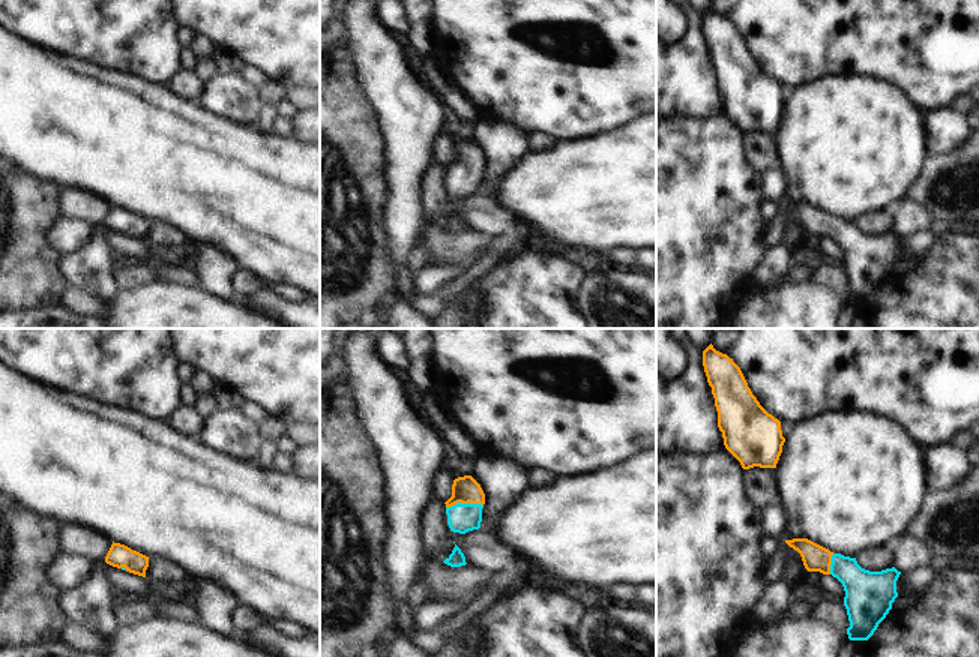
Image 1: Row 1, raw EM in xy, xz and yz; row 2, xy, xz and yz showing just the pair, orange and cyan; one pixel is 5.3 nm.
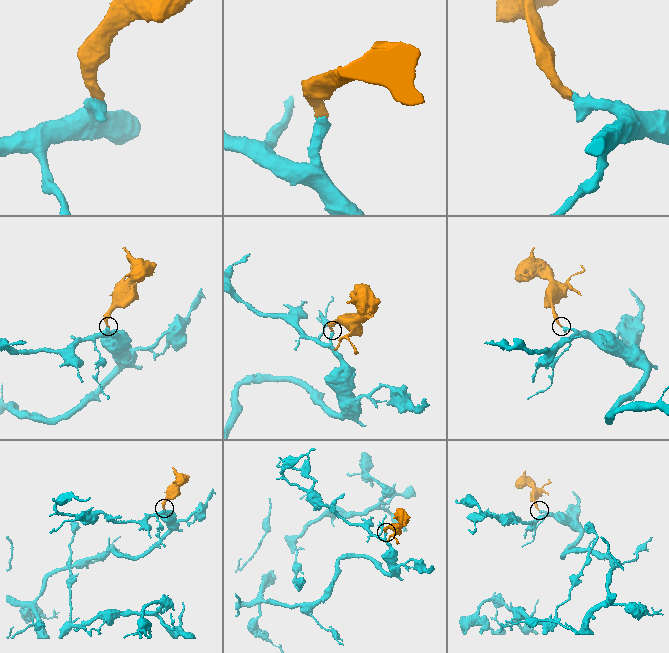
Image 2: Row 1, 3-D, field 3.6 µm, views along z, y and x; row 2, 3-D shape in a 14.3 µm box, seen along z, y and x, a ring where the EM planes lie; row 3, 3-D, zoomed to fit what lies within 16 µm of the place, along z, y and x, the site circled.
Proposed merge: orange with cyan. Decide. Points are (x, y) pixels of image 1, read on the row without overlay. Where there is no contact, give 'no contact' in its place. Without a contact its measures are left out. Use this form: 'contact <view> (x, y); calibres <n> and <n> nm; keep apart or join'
contact xz (464, 167); calibres 150 and 160 nm; join

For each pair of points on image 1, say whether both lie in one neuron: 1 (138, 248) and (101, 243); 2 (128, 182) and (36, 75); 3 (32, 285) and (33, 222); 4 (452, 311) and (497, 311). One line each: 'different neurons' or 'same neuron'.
1: different neurons
2: same neuron
3: same neuron
4: different neurons

